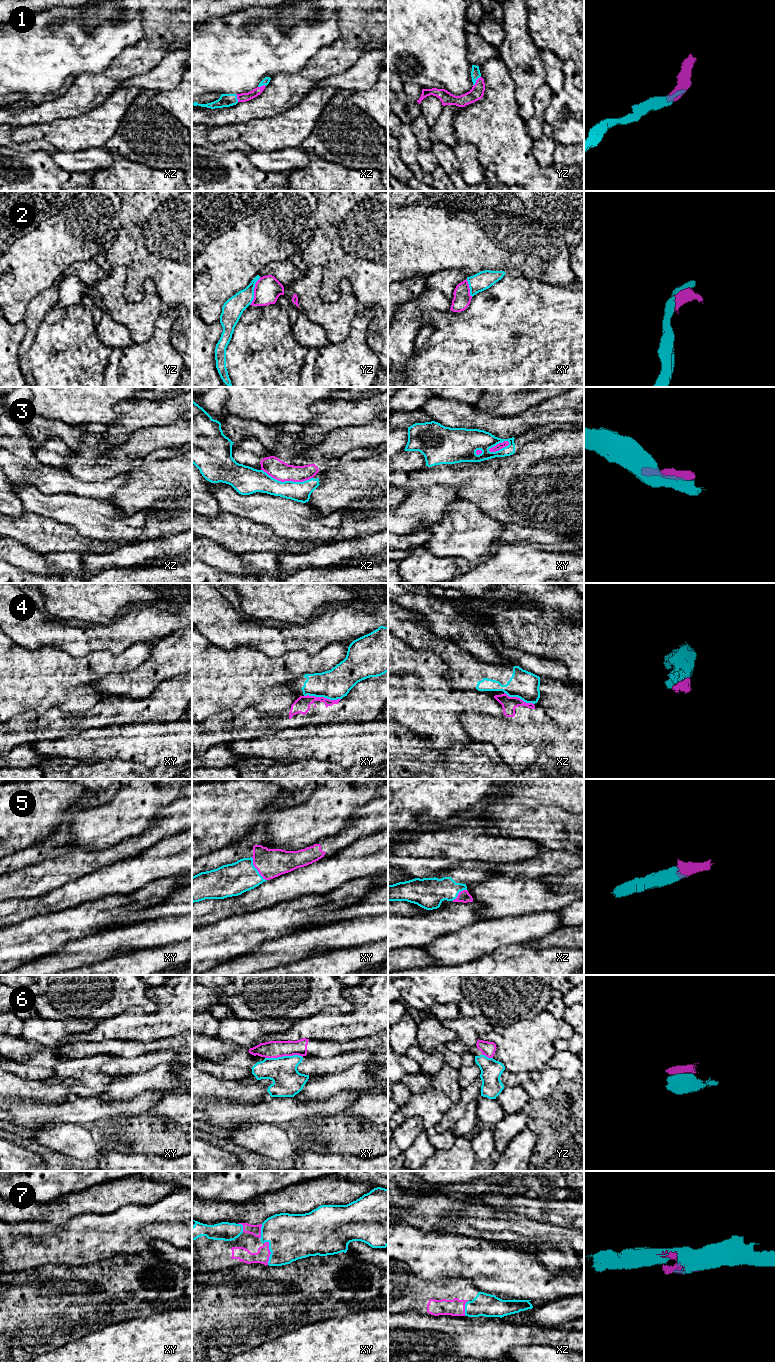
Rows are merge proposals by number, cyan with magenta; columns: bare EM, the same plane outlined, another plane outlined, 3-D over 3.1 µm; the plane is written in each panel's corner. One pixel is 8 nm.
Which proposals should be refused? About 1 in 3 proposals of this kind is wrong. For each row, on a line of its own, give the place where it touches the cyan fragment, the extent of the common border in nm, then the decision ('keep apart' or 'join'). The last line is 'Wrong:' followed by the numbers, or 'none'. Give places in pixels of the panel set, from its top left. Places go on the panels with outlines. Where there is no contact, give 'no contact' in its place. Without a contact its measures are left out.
1: meets cyan in yz at (475, 81); contact 100 nm long; join
2: meets cyan in yz at (253, 291); contact 240 nm long; keep apart
3: meets cyan in xz at (287, 481); contact 420 nm long; keep apart
4: meets cyan in xy at (322, 696); contact 300 nm long; keep apart
5: meets cyan in xy at (256, 869); contact 220 nm long; join
6: meets cyan in xy at (283, 1056); contact 300 nm long; keep apart
7: meets cyan in xy at (270, 1251); contact 190 nm long; join
Wrong: 2, 3, 4, 6

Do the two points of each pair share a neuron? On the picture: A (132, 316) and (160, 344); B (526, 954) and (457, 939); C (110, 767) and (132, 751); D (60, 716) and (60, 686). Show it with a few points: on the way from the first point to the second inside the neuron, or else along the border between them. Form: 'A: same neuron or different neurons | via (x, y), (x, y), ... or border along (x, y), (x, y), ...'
A: different neurons | border along (160, 314), (153, 334), (141, 343), (134, 343)
B: different neurons | border along (521, 944), (499, 946), (477, 959)
C: different neurons | border along (97, 761), (123, 759), (143, 765)
D: different neurons | border along (54, 706), (42, 713), (31, 710)

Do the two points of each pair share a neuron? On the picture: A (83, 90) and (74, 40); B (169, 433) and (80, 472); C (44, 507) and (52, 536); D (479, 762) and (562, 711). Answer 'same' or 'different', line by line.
A: different
B: different
C: different
D: different

